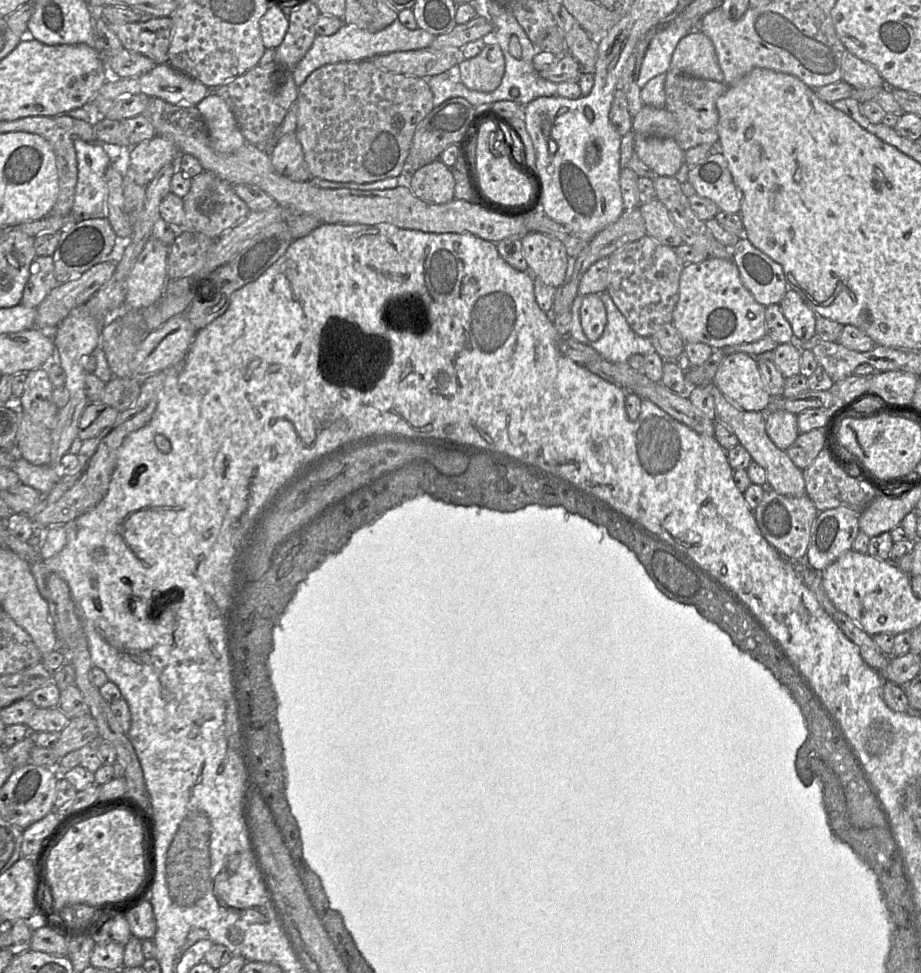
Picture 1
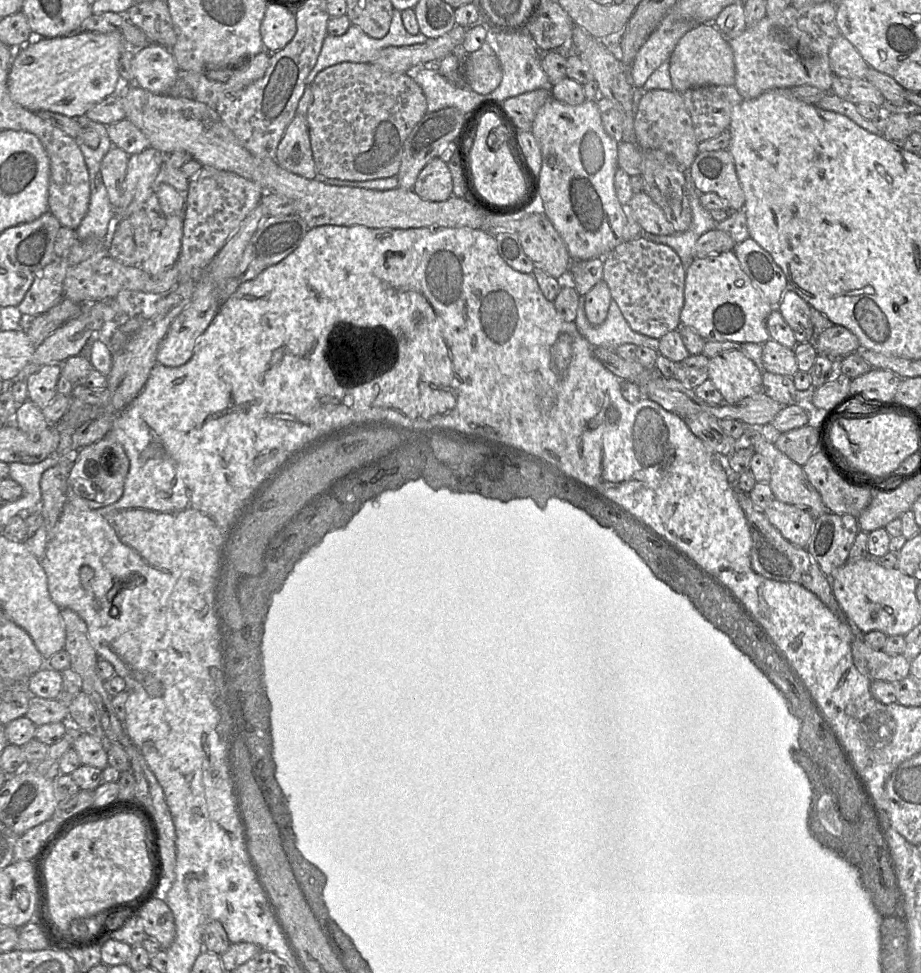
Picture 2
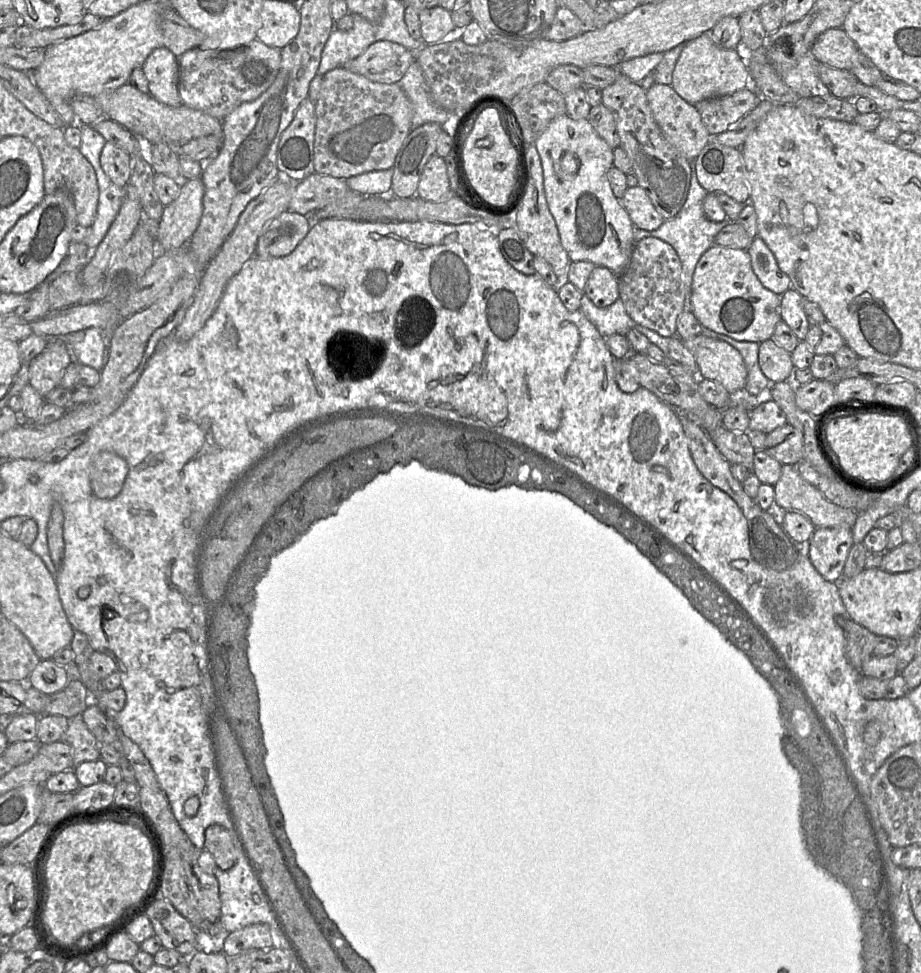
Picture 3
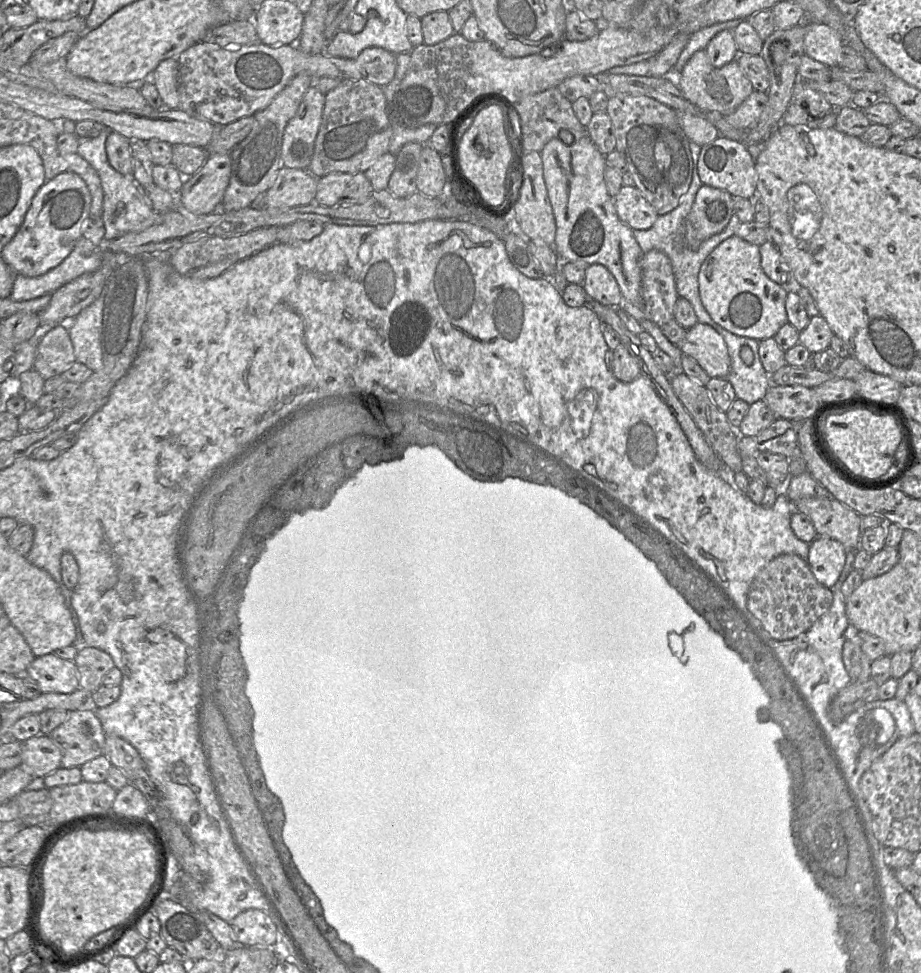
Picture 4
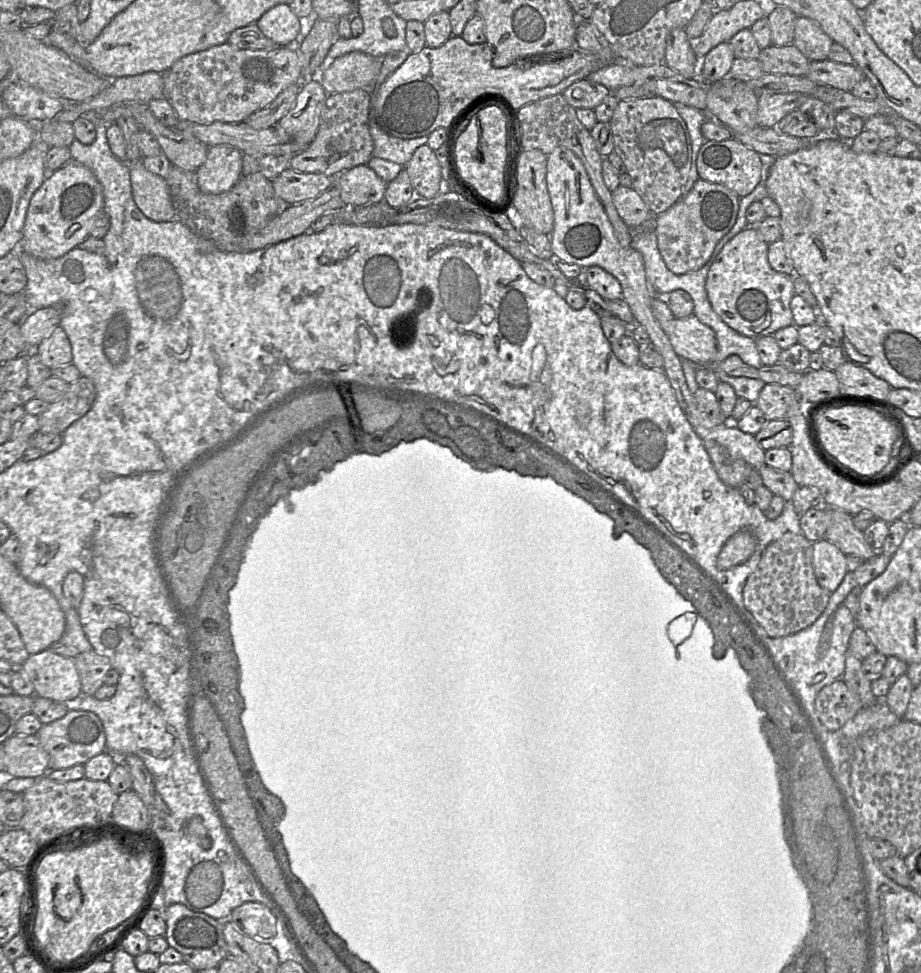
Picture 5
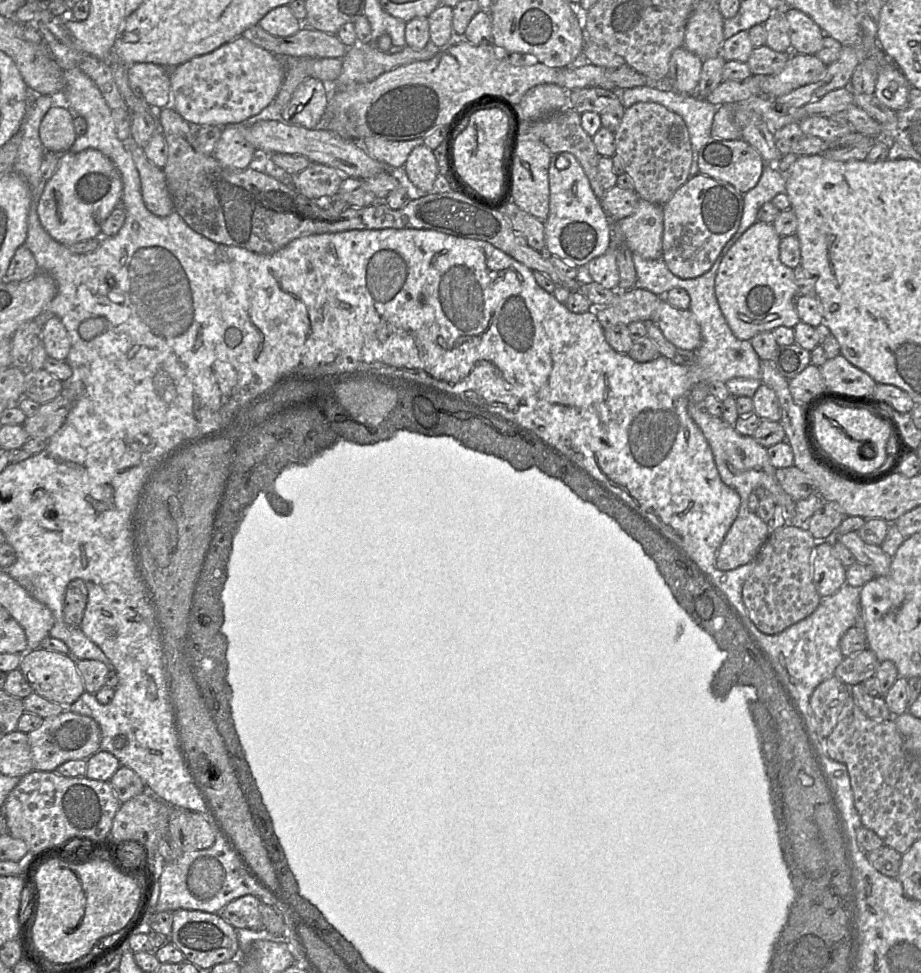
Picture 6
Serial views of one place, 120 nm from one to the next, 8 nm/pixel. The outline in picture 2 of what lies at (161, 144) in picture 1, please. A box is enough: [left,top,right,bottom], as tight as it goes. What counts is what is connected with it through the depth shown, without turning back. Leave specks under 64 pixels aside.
[115,146,165,218]

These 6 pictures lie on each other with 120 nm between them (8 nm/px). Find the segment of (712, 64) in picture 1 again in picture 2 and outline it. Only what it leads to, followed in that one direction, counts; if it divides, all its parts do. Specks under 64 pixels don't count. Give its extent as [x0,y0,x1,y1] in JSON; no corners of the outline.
[670,23,735,93]

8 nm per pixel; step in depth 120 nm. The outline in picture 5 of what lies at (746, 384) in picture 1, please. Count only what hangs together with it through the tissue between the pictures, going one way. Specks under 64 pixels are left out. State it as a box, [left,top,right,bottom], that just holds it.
[668,314,717,364]

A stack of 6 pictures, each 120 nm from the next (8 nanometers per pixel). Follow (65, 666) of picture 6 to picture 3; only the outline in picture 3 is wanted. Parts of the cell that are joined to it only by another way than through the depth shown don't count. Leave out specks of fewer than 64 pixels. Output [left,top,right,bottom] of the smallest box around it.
[26,659,71,696]

